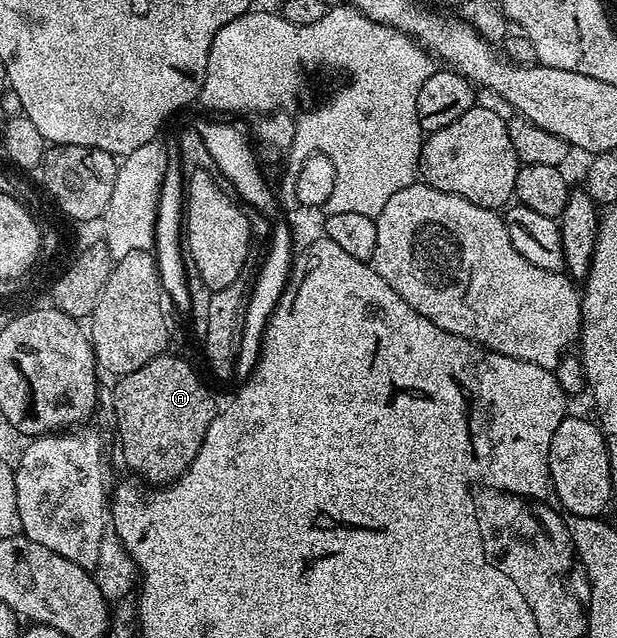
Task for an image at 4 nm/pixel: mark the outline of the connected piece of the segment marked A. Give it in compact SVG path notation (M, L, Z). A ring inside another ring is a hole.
M173 352L158 354L148 360L144 368L136 368L136 372L121 375L117 382L118 387L114 390L114 418L118 421L118 442L122 445L122 458L126 461L127 468L132 473L139 474L134 476L143 483L151 482L151 487L170 485L185 472L192 460L196 460L196 452L200 452L200 444L204 444L208 424L212 424L216 413L209 388L202 383L201 376Z

